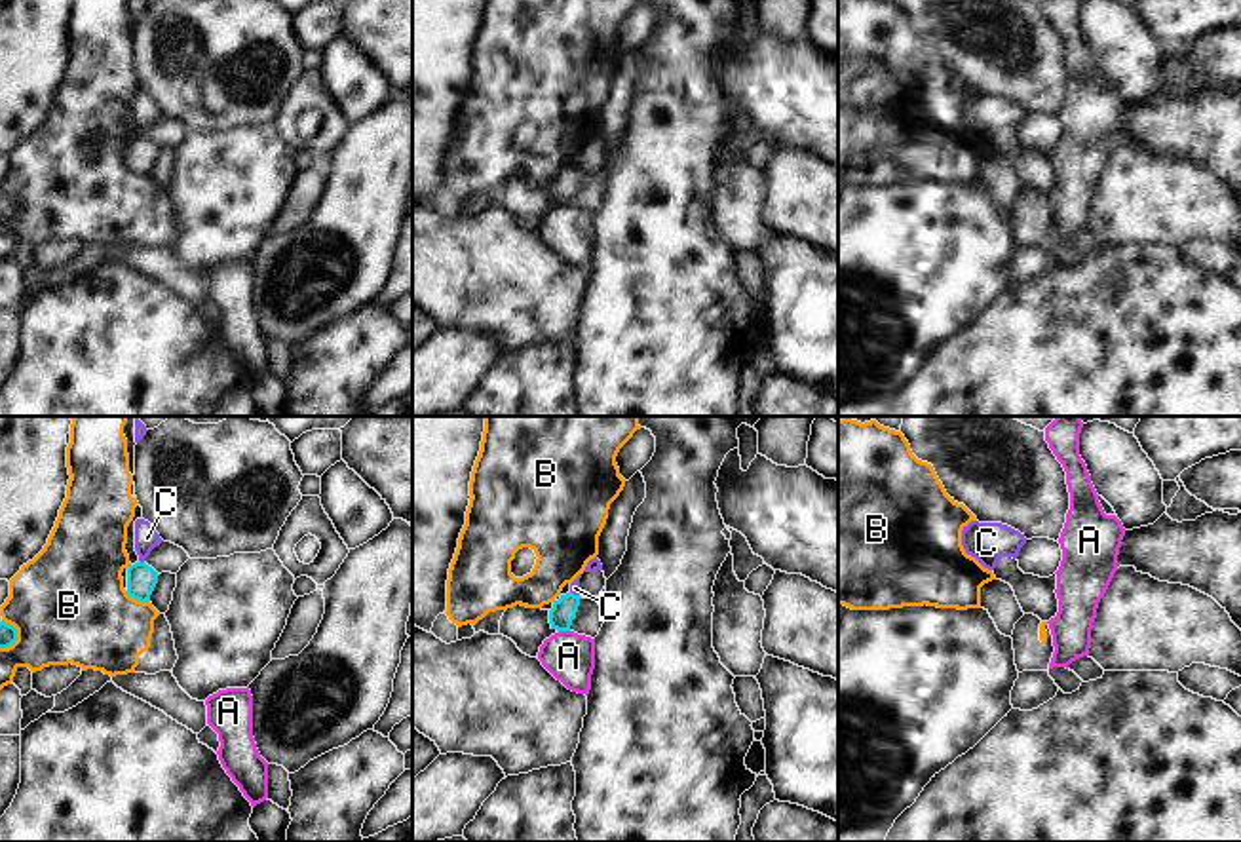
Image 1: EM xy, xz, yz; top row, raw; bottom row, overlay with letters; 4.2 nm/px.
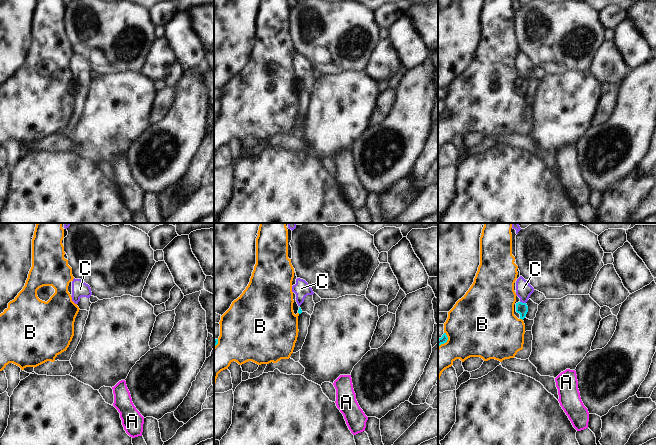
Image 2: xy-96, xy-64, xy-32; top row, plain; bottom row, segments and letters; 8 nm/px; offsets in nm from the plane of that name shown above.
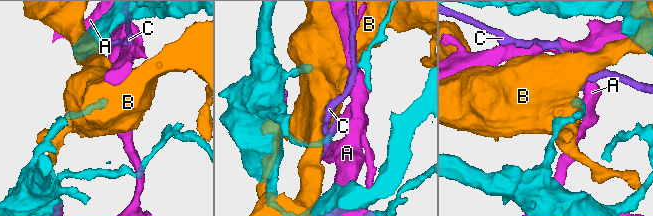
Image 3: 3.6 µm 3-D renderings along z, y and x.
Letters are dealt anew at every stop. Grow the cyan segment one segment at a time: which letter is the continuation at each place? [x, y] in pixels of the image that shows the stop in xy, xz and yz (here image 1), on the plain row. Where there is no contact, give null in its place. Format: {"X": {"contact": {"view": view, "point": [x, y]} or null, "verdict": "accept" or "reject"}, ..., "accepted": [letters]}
{"A": {"contact": {"view": "xz", "point": [565, 204]}, "verdict": "reject"}, "B": {"contact": {"view": "xy", "point": [137, 173]}, "verdict": "reject"}, "C": {"contact": {"view": "xy", "point": [139, 135]}, "verdict": "reject"}, "accepted": []}

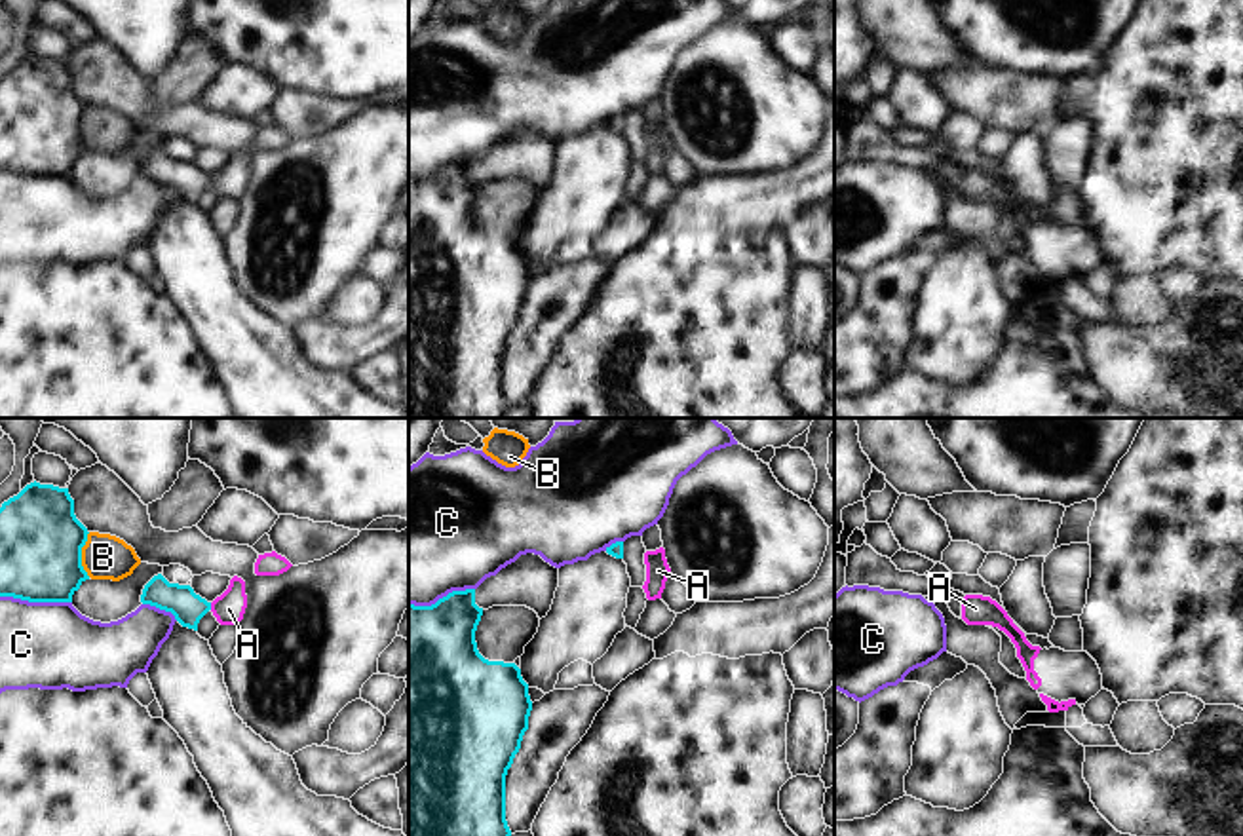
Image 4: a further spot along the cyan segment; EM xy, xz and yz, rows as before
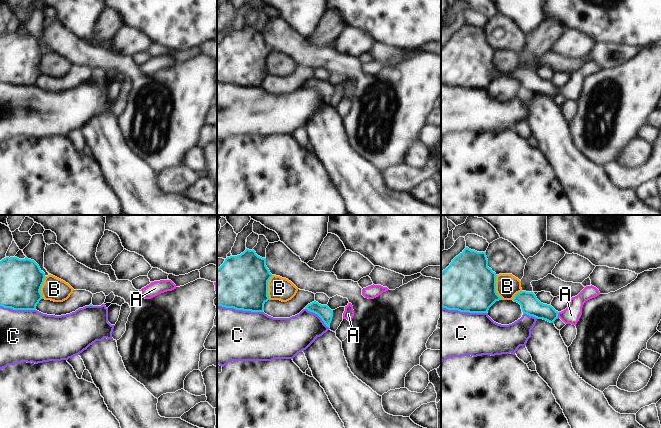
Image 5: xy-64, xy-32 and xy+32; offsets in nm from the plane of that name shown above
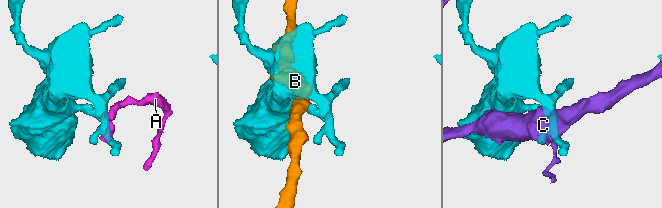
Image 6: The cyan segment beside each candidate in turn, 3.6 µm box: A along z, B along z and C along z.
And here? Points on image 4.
{"A": {"contact": {"view": "xy", "point": [210, 181]}, "verdict": "accept"}, "B": {"contact": {"view": "xy", "point": [80, 130]}, "verdict": "reject"}, "C": {"contact": {"view": "xy", "point": [37, 175]}, "verdict": "reject"}, "accepted": ["A"]}

